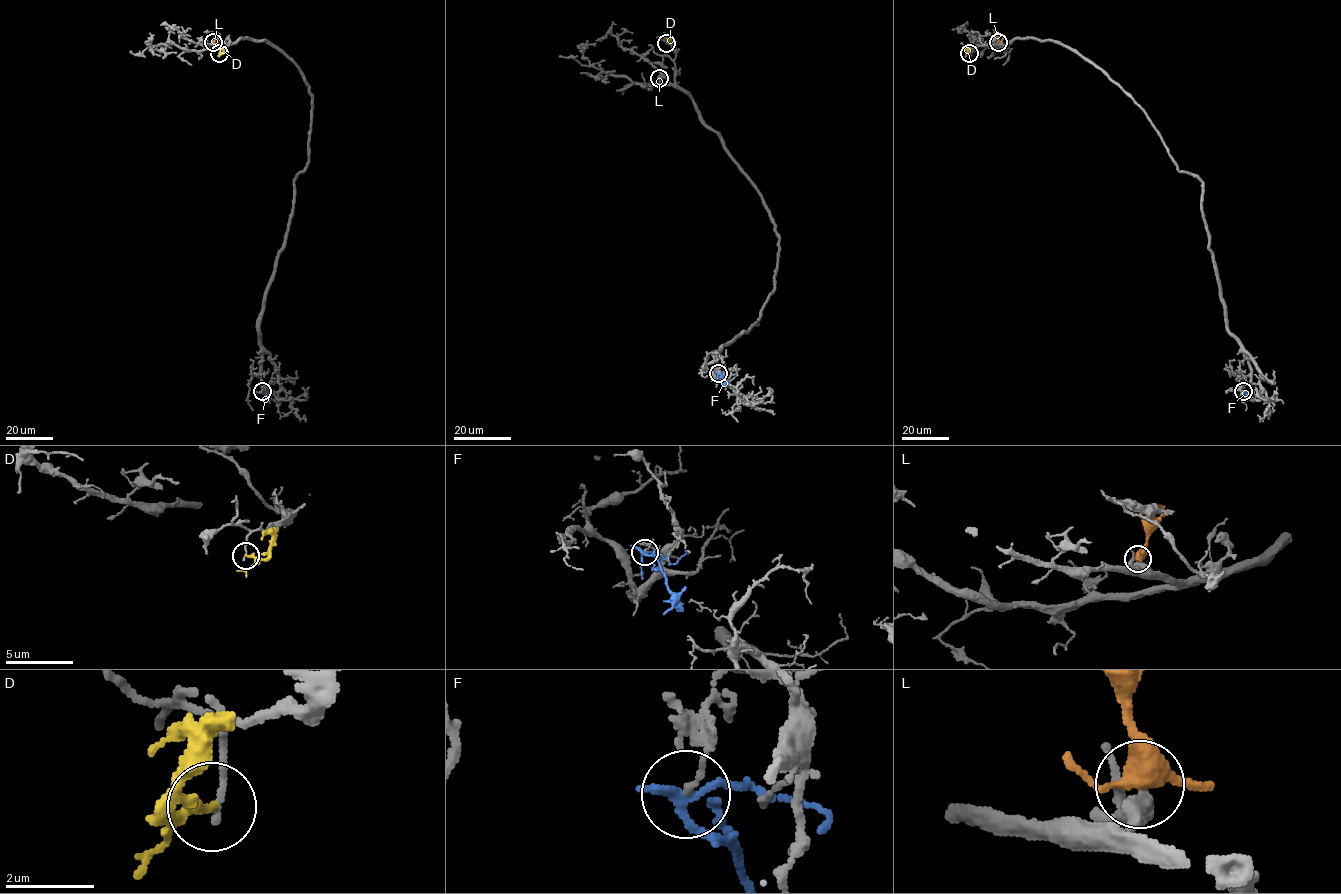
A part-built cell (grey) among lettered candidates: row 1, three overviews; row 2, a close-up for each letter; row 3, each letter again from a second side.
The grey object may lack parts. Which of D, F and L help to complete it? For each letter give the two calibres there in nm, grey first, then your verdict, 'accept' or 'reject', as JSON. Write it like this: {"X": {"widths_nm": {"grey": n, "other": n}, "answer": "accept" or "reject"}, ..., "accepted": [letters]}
{"D": {"widths_nm": {"grey": 150, "other": 200}, "answer": "reject"}, "F": {"widths_nm": {"grey": 110, "other": 180}, "answer": "reject"}, "L": {"widths_nm": {"grey": 360, "other": 380}, "answer": "reject"}, "accepted": []}

